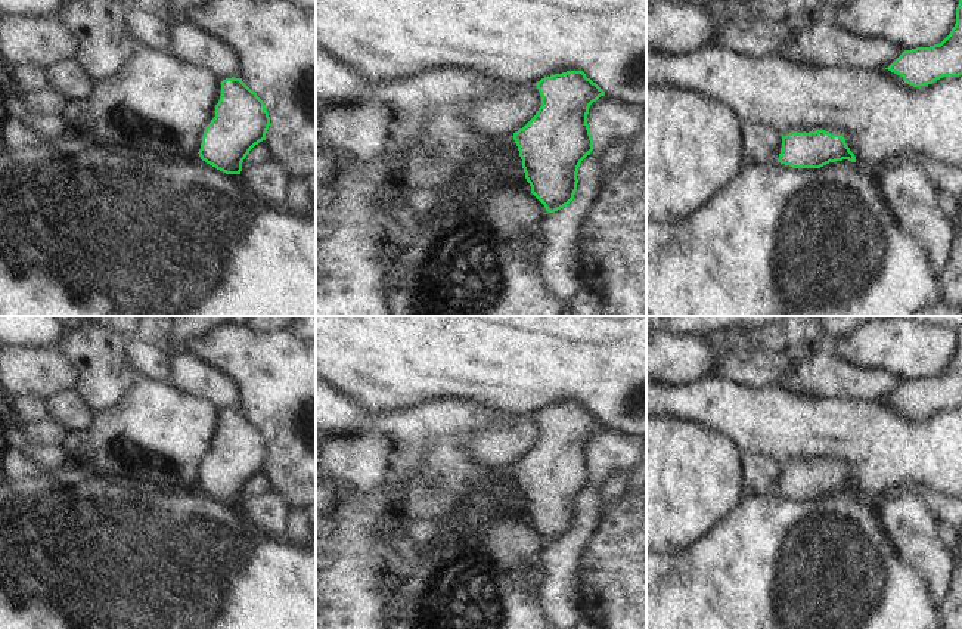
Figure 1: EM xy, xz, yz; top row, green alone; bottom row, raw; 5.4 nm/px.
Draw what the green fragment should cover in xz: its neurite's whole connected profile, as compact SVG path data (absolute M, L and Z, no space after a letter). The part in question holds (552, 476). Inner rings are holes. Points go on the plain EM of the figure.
M567 402L536 413L541 437L513 471L531 524L555 543L577 523L581 492L593 481L589 439L605 422L583 402Z

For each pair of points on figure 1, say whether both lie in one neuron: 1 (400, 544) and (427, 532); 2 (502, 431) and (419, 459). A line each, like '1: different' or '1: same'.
1: same
2: different

